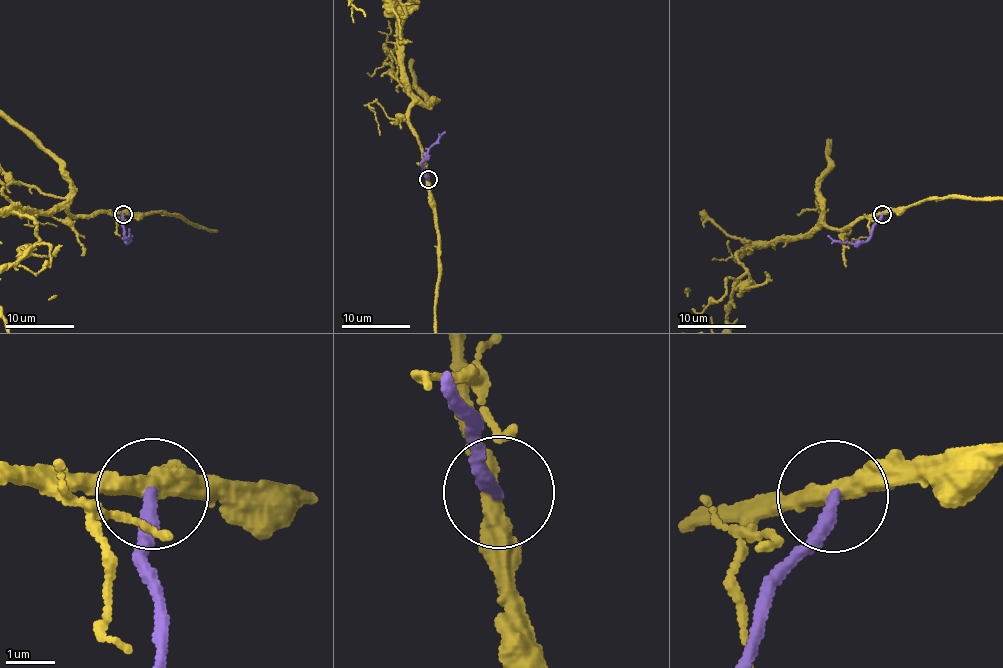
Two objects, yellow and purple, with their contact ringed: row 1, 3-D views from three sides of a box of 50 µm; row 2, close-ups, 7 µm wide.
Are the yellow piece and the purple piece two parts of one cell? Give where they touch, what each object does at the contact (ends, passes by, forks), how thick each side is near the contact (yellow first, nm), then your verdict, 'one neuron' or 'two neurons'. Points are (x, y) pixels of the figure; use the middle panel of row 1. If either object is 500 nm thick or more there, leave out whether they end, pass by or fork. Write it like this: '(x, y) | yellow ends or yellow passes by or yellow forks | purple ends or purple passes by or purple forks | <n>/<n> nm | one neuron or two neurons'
(428, 179) | yellow passes by | purple ends | 380/280 nm | two neurons

